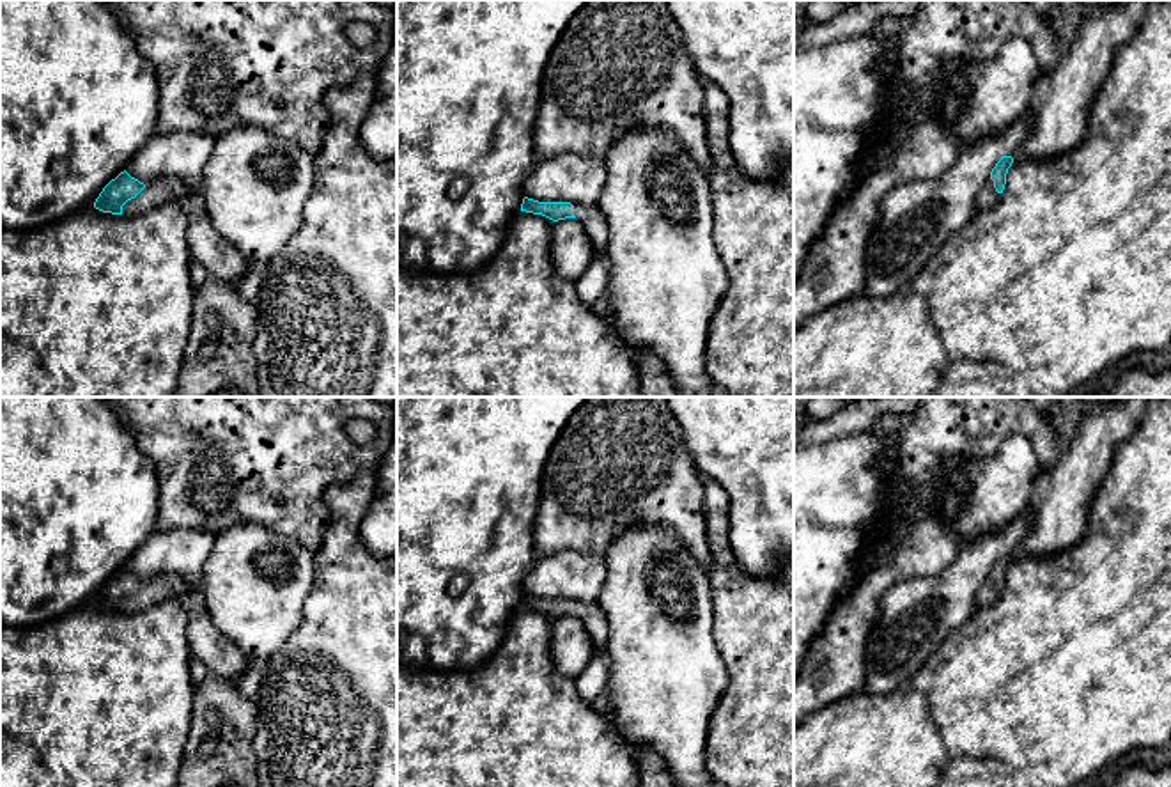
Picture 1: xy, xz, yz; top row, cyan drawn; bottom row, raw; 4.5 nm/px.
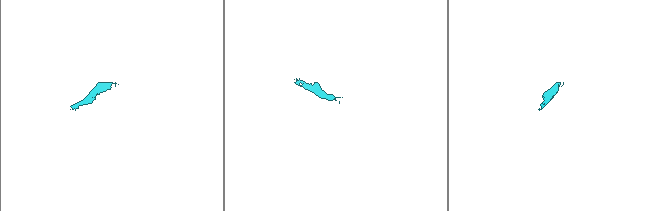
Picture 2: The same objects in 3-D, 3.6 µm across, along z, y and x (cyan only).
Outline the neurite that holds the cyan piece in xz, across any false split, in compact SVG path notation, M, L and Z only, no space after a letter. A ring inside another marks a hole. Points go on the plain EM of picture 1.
M524 594L521 601L521 608L542 612L553 619L576 615L579 617L586 627L588 635L597 647L597 651L604 656L609 636L609 624L606 613L601 610L597 603L586 604L570 599L539 599Z

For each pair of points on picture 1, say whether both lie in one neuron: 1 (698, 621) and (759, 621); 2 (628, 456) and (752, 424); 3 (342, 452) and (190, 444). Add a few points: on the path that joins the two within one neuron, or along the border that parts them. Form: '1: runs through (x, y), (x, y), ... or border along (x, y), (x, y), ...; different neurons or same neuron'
1: border along (707, 580), (711, 591), (711, 637), (721, 662); different neurons
2: border along (672, 415), (681, 429), (690, 459), (700, 475); different neurons
3: runs through (305, 449), (227, 444); same neuron

